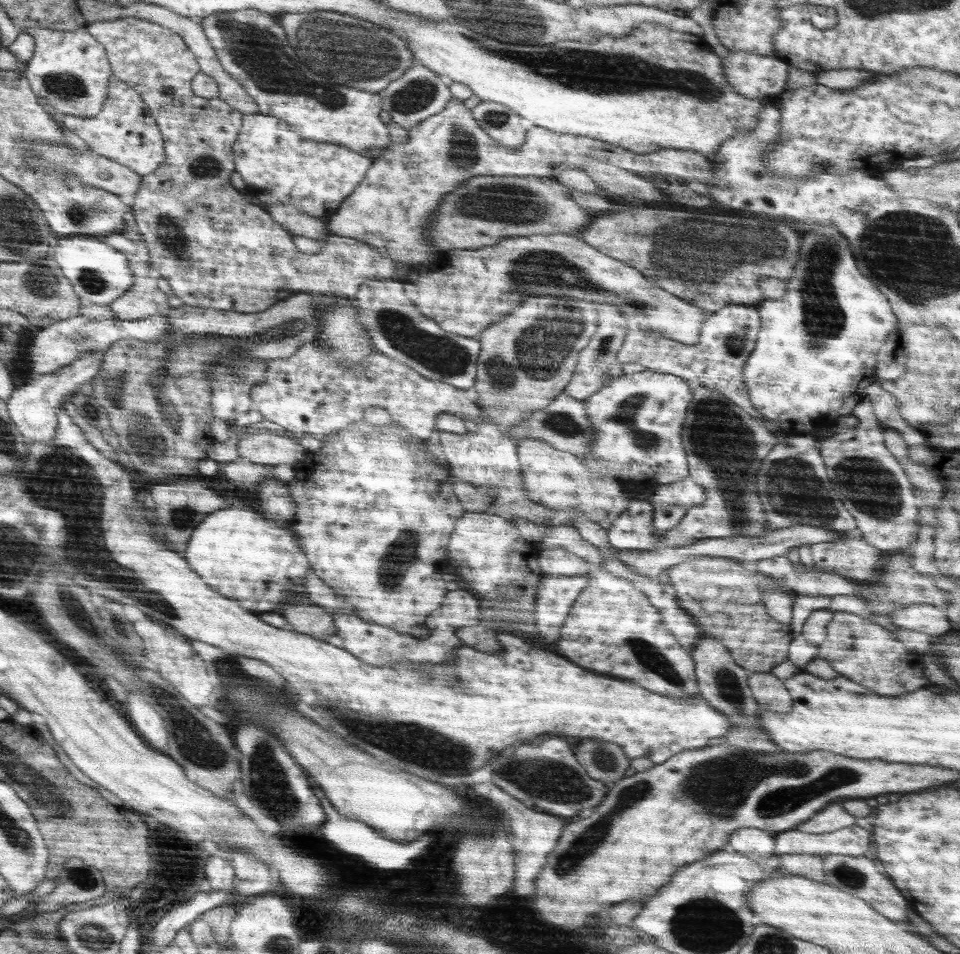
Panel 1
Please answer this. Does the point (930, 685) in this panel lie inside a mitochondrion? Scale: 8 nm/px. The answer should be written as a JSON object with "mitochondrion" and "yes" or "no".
{"mitochondrion":"no"}

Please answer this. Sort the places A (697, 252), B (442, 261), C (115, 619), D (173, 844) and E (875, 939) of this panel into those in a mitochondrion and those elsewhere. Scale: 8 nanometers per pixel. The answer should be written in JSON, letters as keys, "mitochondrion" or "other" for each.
{"A":"mitochondrion","B":"other","C":"mitochondrion","D":"other","E":"other"}

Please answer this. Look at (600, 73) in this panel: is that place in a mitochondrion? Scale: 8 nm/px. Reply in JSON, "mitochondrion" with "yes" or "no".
{"mitochondrion":"yes"}

